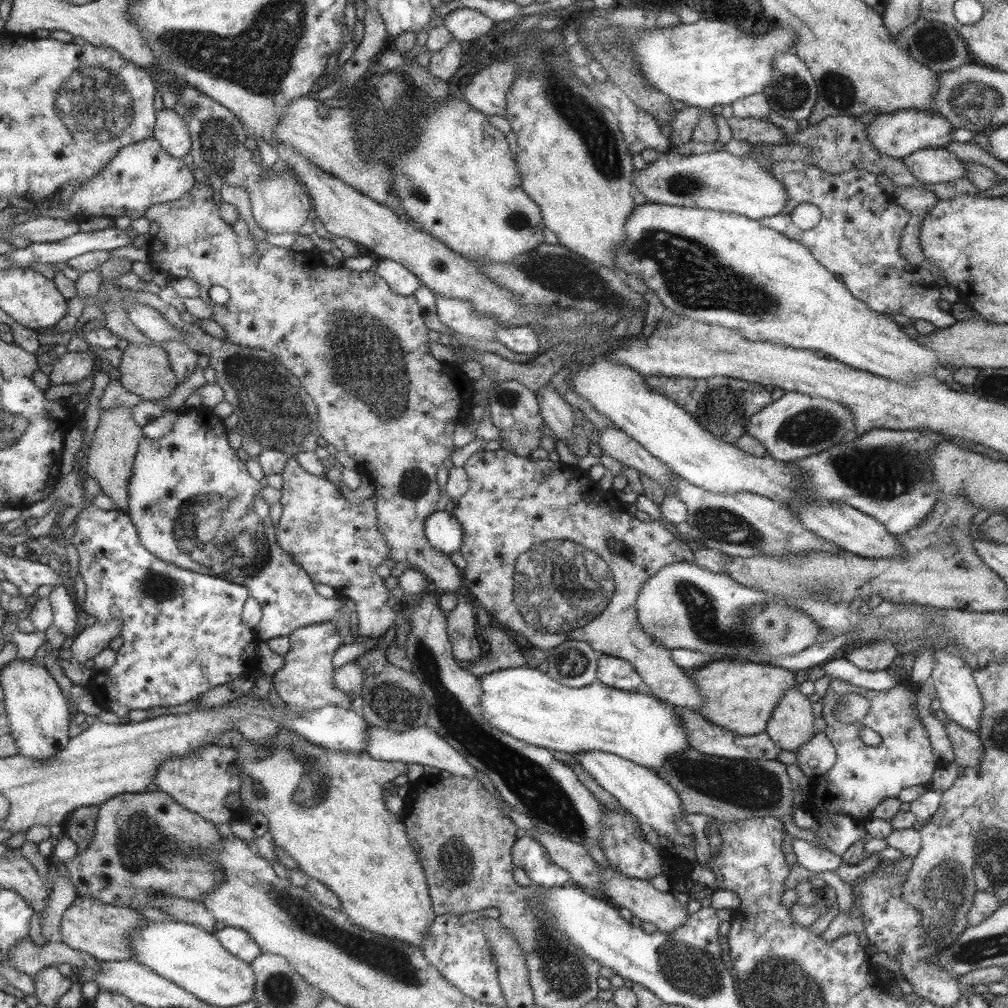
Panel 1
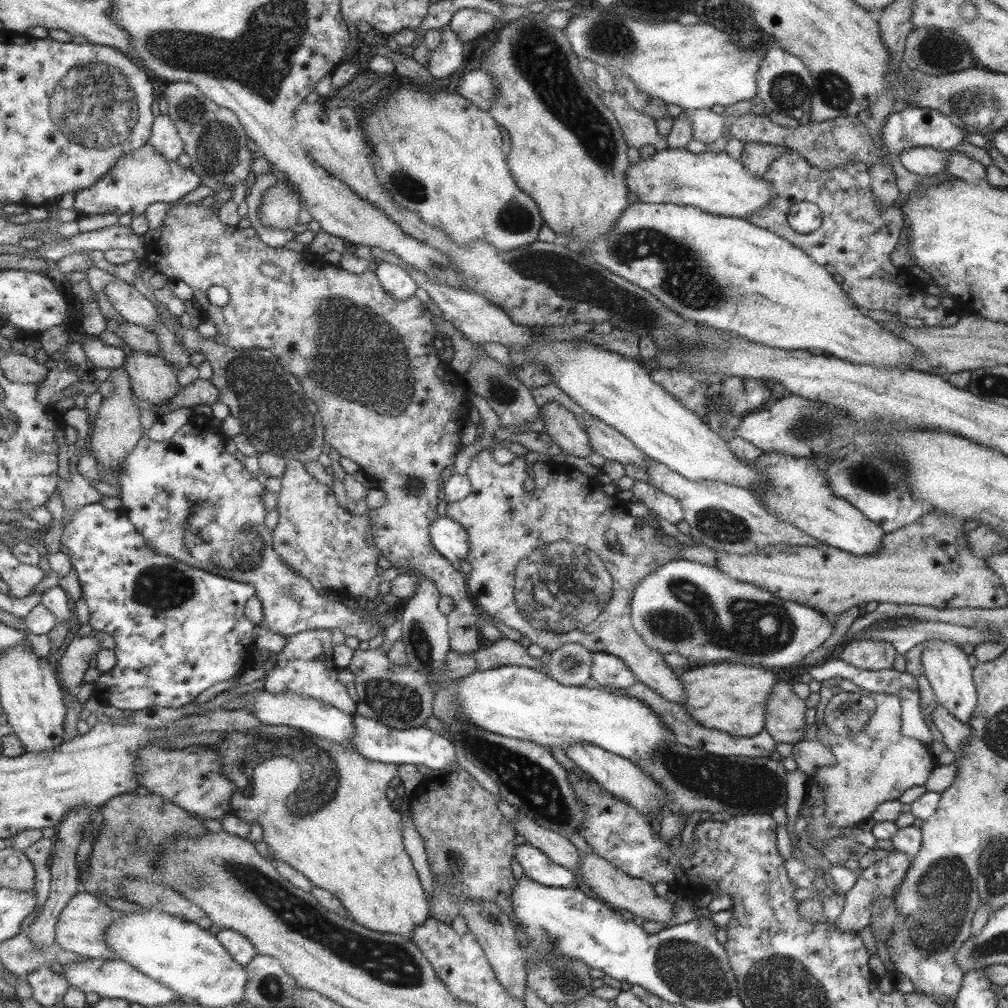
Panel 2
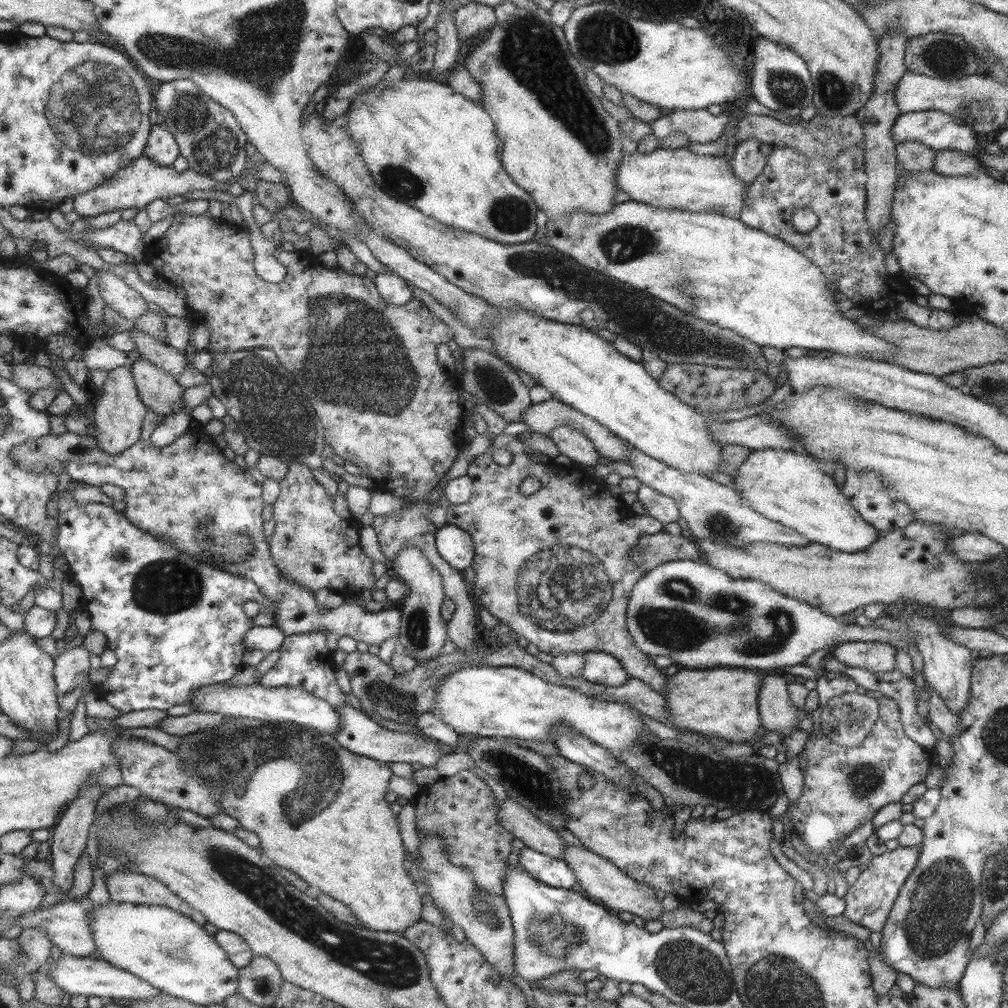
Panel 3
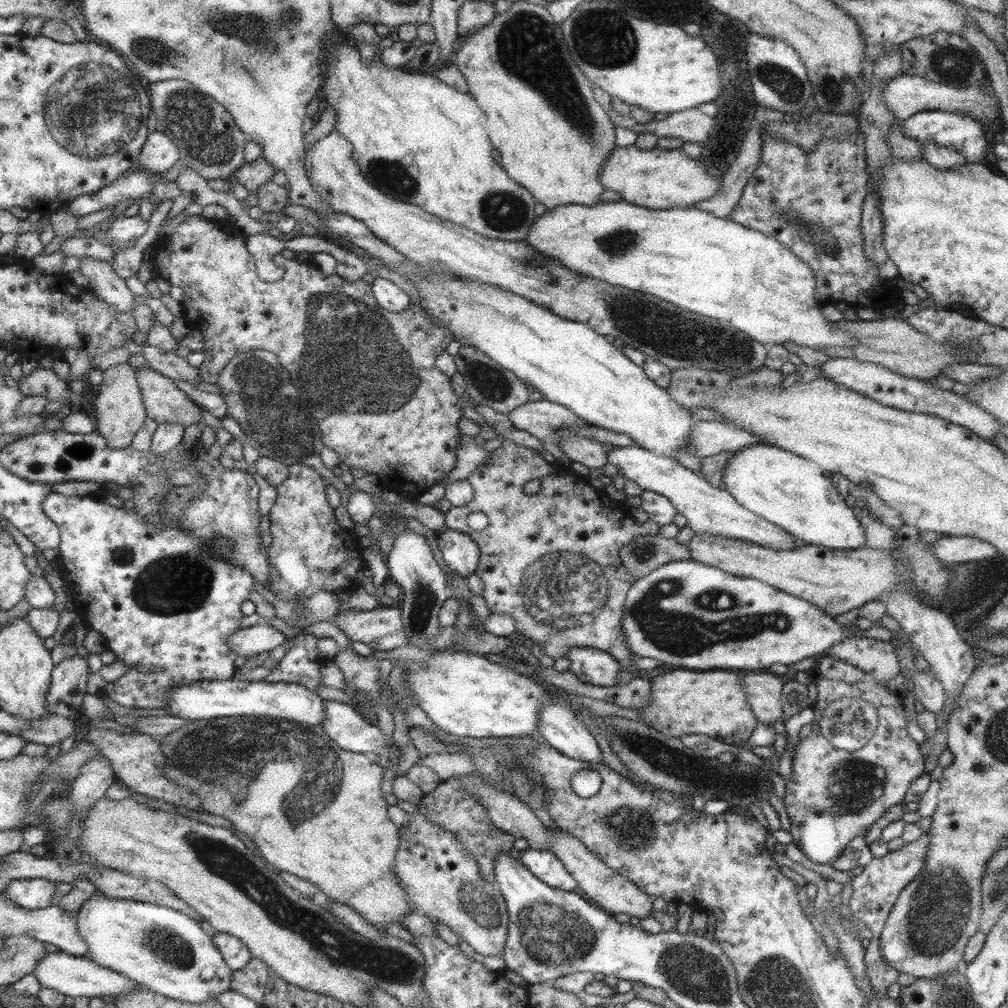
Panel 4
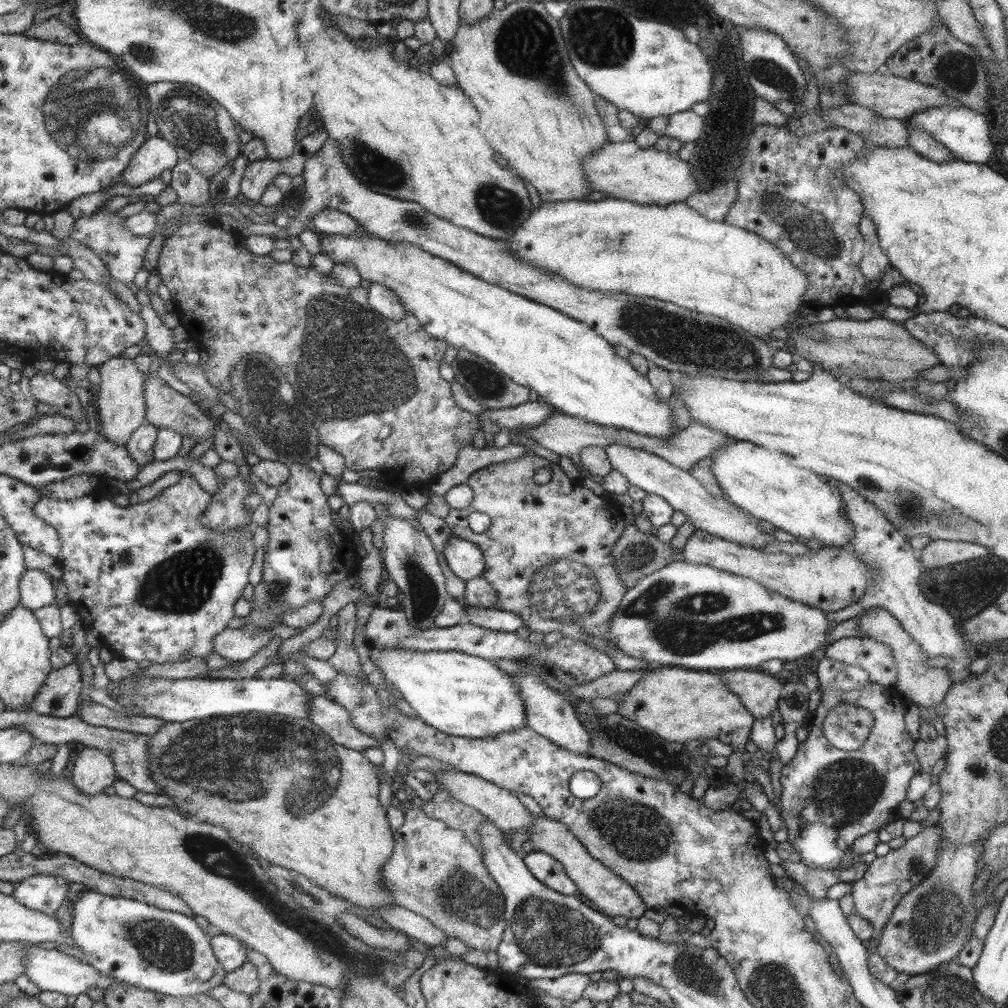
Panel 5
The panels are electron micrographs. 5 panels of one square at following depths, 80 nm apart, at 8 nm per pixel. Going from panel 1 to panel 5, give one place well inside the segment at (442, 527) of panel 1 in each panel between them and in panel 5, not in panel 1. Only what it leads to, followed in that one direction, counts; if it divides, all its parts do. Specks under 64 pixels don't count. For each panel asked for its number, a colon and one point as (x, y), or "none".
2: (450, 539)
3: (455, 546)
4: (461, 555)
5: (465, 560)

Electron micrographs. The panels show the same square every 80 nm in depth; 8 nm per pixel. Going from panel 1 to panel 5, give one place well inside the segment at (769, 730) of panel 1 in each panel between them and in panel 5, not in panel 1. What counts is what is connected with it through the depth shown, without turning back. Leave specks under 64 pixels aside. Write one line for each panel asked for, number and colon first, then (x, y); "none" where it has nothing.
2: (784, 721)
3: (775, 710)
4: (763, 690)
5: (758, 691)

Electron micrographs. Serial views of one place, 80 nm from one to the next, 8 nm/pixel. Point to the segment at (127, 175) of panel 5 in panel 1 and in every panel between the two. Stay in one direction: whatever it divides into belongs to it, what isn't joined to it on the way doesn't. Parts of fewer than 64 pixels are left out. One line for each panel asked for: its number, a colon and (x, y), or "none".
1: (171, 130)
2: (165, 138)
3: (162, 149)
4: (160, 153)

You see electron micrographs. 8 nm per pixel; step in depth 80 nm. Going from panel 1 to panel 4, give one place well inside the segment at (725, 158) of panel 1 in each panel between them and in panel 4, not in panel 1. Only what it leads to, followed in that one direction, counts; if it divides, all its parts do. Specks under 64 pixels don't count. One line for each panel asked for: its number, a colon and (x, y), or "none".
2: (716, 183)
3: (666, 178)
4: (660, 179)

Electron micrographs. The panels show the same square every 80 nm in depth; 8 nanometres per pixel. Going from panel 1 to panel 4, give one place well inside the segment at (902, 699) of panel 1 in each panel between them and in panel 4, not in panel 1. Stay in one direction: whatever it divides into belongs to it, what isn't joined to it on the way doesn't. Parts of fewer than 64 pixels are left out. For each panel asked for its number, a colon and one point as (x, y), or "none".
2: (877, 764)
3: (843, 788)
4: (833, 796)

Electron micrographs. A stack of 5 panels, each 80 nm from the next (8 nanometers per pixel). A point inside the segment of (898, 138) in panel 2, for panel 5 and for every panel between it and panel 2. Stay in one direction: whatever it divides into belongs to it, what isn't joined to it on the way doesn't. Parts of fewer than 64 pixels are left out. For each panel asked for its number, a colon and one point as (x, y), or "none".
3: (939, 131)
4: (962, 133)
5: (965, 134)

